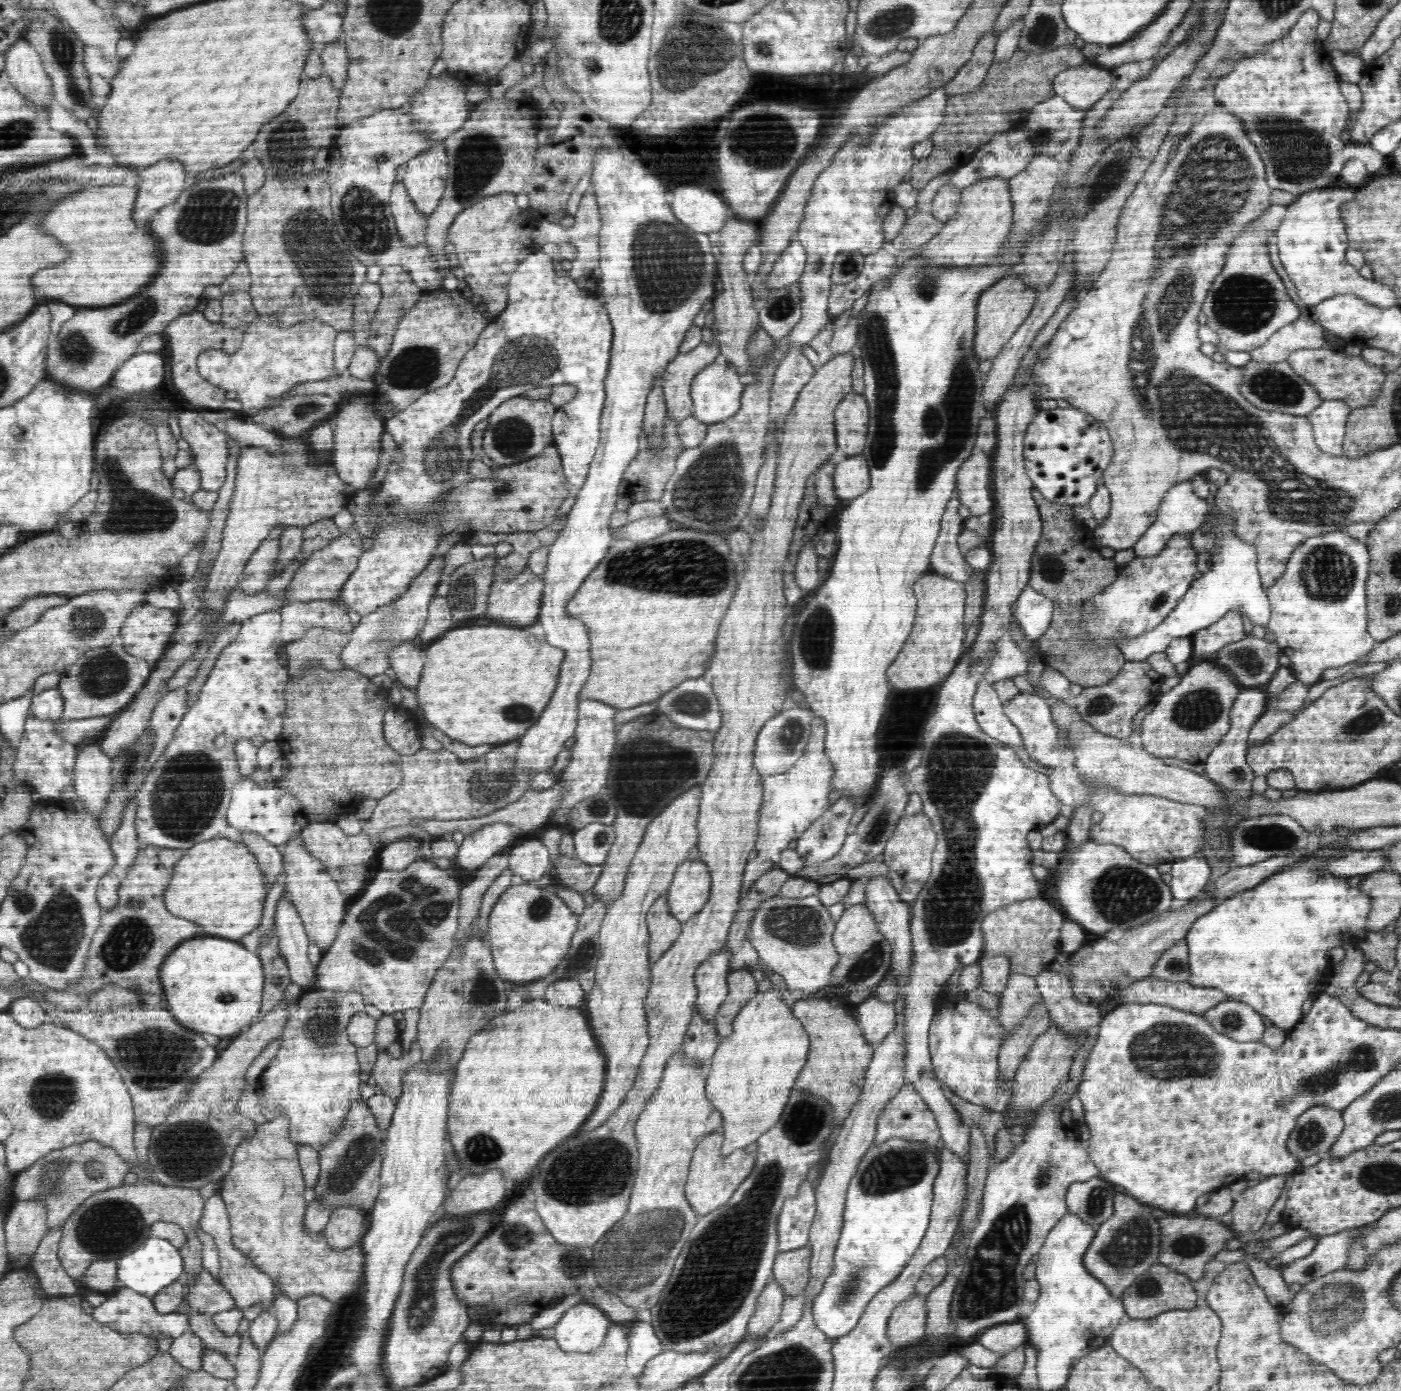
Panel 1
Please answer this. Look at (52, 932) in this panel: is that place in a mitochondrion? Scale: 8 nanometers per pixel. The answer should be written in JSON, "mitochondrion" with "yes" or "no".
{"mitochondrion":"yes"}

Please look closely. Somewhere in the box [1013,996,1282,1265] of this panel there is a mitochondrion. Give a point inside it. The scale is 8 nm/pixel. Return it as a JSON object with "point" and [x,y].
{"point":[1170,1052]}

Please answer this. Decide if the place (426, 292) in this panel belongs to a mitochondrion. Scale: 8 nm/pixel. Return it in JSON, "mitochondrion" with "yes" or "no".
{"mitochondrion":"no"}

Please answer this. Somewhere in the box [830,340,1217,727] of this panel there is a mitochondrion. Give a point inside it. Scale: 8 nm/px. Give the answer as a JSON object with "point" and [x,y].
{"point":[1050,565]}

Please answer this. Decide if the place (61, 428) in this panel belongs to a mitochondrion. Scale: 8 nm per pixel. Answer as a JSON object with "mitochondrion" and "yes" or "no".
{"mitochondrion":"no"}

